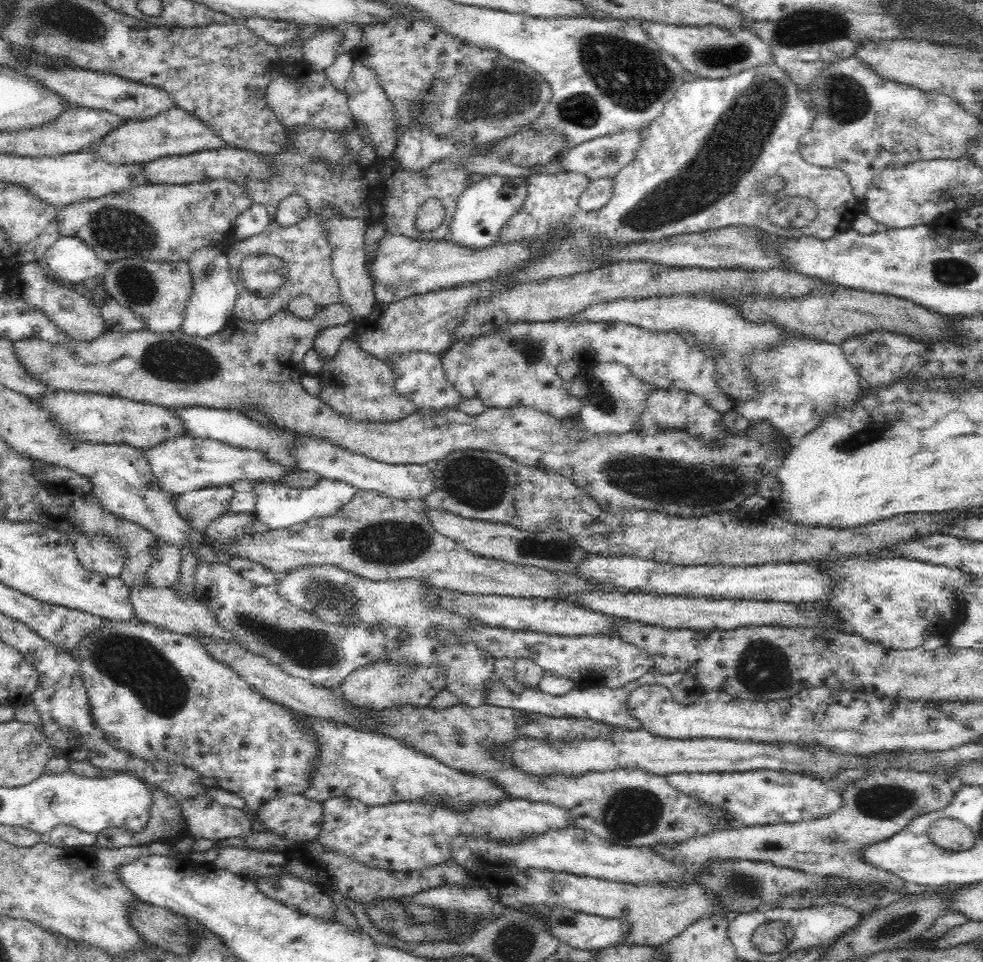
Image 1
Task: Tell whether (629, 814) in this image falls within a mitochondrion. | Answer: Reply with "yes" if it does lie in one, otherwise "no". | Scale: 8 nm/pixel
yes

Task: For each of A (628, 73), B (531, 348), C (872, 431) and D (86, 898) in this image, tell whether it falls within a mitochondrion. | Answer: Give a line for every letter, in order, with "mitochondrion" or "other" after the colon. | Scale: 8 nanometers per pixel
A: mitochondrion
B: mitochondrion
C: mitochondrion
D: other

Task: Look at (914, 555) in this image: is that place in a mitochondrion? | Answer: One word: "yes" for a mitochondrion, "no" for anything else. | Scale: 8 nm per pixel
no

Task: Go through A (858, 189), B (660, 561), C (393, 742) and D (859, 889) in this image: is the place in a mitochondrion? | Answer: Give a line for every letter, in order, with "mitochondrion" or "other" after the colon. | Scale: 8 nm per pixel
A: other
B: other
C: other
D: other

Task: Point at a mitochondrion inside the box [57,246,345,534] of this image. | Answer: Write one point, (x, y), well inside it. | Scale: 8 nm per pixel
(174, 361)

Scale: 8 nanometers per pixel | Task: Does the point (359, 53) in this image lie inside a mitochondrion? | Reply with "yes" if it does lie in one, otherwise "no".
no

